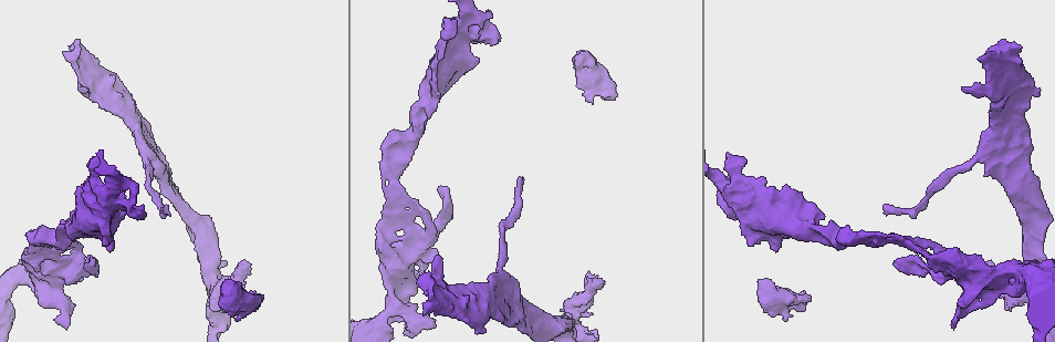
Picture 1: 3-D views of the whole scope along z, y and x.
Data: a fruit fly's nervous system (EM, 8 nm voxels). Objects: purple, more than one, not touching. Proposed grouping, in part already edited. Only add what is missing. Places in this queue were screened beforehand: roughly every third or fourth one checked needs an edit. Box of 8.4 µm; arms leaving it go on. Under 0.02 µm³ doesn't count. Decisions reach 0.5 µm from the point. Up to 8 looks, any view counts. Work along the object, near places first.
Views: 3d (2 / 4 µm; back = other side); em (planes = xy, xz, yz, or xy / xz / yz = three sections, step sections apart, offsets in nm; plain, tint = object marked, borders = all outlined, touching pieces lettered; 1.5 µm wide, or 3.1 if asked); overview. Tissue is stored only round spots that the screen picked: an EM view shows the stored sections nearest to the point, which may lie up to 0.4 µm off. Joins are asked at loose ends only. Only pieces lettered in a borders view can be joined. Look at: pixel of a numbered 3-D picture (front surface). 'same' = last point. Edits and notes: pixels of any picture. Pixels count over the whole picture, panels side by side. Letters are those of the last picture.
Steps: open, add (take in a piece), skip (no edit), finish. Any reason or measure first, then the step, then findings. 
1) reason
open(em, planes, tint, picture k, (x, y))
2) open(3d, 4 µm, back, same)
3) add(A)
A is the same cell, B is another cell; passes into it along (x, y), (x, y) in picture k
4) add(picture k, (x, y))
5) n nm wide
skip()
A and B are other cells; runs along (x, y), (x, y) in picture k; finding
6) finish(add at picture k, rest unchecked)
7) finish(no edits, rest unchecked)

end of a long branch
open(3d, 2 µm, picture 1, (167, 206))

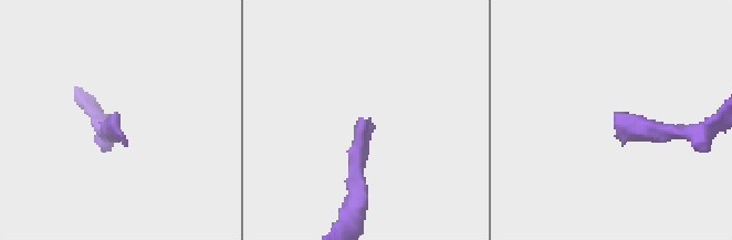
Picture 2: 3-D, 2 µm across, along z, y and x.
now the EM
open(em, planes, borders, picture 2, (114, 113))

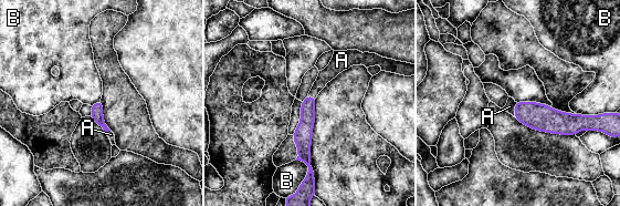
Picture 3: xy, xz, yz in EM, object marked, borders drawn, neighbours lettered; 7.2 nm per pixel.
B touches over 200 nm
add(A)
A is the same cell, B is another cell; passes into it along (537, 116), (515, 110), (510, 106) in picture 3; the neuron continues

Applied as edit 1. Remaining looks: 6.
see it whole again
open(overview)

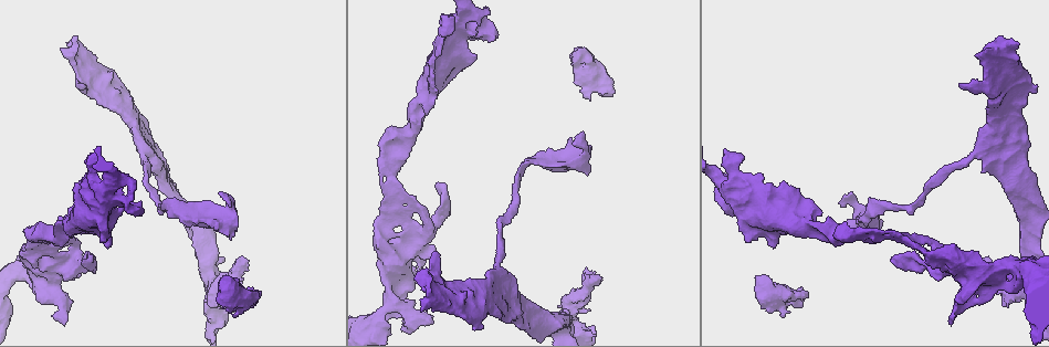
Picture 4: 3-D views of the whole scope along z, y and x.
an open end
open(3d, 2 µm, picture 4, (961, 86))

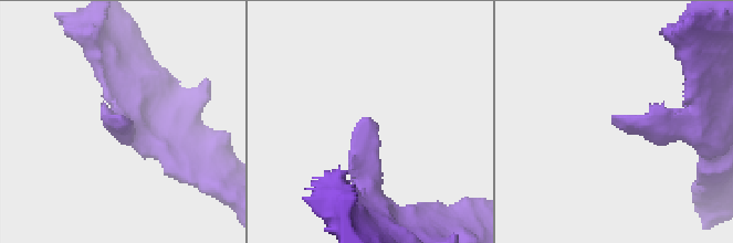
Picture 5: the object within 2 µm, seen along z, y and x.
need the tissue
open(em, planes, borders, picture 5, (117, 127))

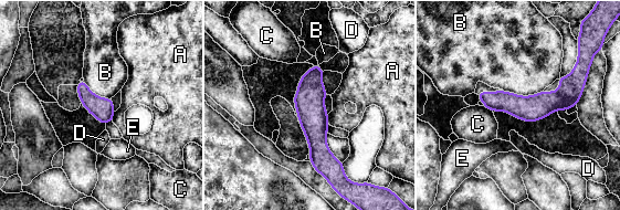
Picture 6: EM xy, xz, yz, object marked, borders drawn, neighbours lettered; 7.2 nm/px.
skip()
A, B, C, D and E are other cells; runs along (315, 69), (314, 125), (326, 170) in picture 6; none of them fits

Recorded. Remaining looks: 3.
free end
open(em, planes, borders, picture 4, (430, 323))

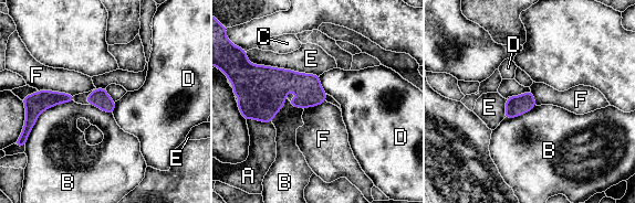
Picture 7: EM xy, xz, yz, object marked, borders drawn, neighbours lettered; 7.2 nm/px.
E touches over 500 nm
skip()
A, B, C, D, E and F are other cells; border along (38, 89), (51, 89), (74, 95) in picture 7; no lettered piece goes on from it

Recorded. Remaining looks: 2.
finish(add at picture 3, rest unchecked)

